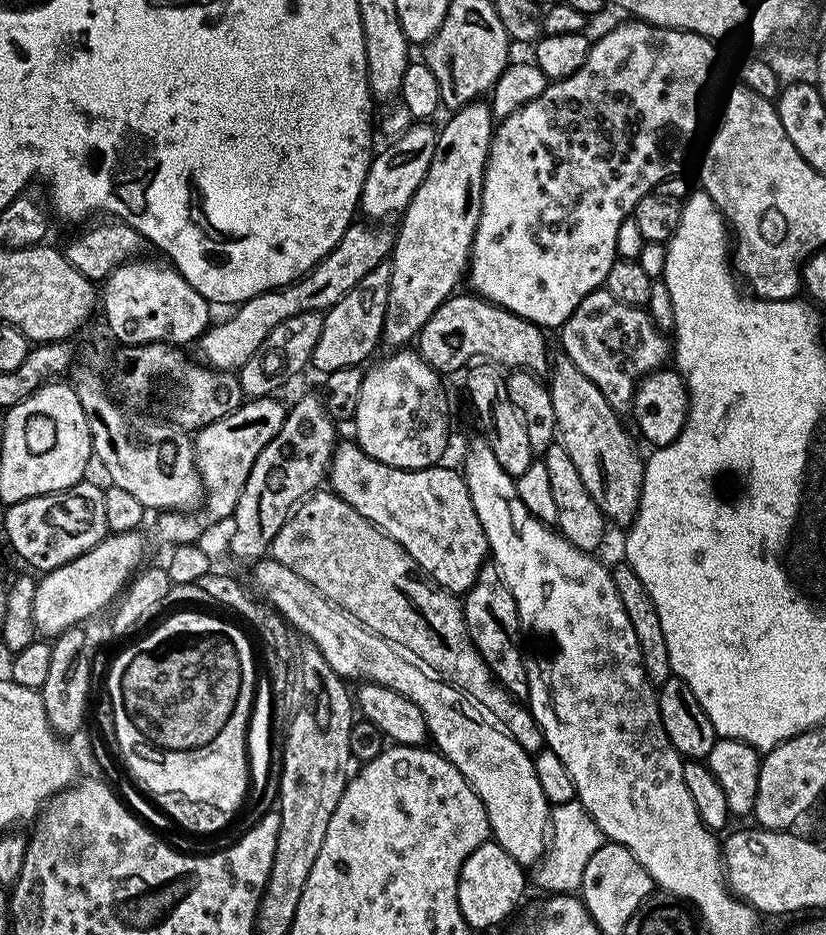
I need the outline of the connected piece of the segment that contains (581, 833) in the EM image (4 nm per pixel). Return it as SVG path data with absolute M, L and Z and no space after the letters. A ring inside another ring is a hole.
M575 800L562 803L552 808L552 823L550 825L550 841L546 862L535 869L532 880L542 892L559 895L574 894L579 891L587 862L597 853L597 850L606 842L601 828L590 818L580 802Z

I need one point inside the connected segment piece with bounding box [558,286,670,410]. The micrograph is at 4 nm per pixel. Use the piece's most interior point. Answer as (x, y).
(616, 345)

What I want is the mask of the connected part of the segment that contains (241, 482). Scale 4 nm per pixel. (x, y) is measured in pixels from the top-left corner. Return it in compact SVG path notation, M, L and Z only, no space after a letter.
M275 395L248 398L230 414L210 422L194 436L196 468L206 493L206 507L216 520L233 515L254 460L282 430L286 405Z

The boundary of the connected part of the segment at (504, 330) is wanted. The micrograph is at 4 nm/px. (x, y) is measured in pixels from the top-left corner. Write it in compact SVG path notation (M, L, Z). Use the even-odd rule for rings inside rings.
M453 294L444 300L442 306L430 314L418 337L419 354L435 372L444 374L447 368L463 369L477 358L504 370L523 370L537 374L549 371L548 344L544 341L545 333L540 325L531 320L523 320L521 316L499 308L489 300L481 300L475 294L460 295Z

